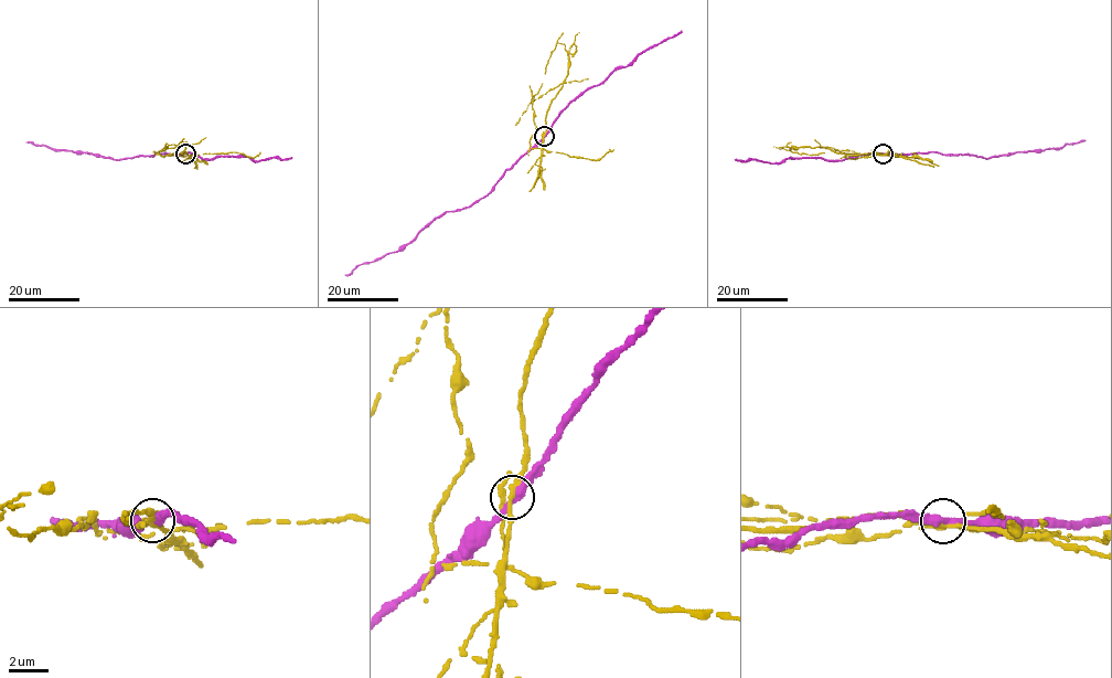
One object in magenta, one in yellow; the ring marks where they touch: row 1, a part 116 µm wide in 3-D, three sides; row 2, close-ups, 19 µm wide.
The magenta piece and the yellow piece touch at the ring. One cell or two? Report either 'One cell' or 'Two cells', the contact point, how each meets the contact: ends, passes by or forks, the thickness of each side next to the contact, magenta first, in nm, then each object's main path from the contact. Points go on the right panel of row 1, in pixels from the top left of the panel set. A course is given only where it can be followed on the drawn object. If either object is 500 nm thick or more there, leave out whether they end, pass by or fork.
Two cells. Place: (883, 154). At the ring magenta passes by. At the ring yellow forks. Thickness 360 nm (magenta) against 280 nm. Course of magenta: (884, 154), (930, 151), (987, 159), (1084, 140). Course of yellow: (884, 155), (847, 156), (822, 147), (790, 149), (800, 155), (823, 152)

